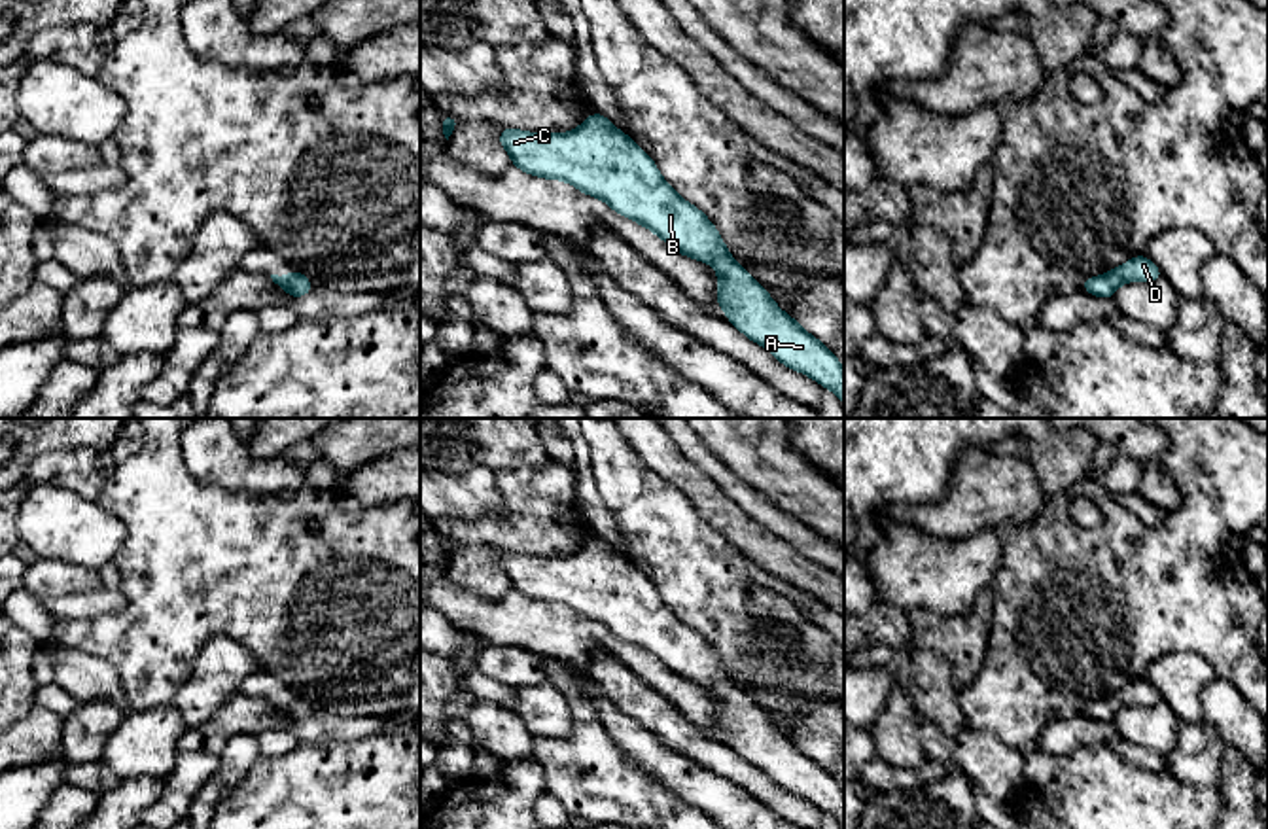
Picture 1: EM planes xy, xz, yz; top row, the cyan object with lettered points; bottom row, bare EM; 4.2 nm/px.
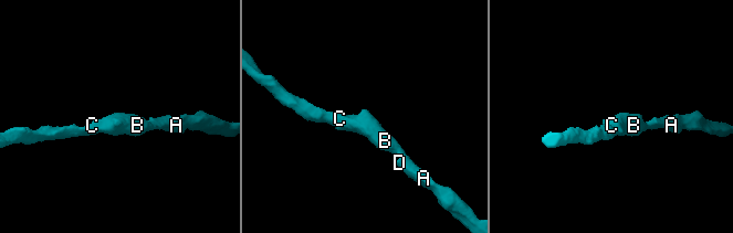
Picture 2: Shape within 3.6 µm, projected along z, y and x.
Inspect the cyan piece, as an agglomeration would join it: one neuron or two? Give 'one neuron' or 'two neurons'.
one neuron

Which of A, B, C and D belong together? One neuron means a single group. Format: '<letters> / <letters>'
A B C D

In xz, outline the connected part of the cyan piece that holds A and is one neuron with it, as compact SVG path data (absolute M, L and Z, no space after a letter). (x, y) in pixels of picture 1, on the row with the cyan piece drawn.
M592 112L577 129L553 134L503 127L498 142L511 155L511 165L522 172L543 180L568 182L583 195L604 201L623 218L647 227L678 254L712 265L719 278L715 299L727 320L749 341L766 348L782 365L831 390L844 407L844 367L833 350L776 305L765 286L734 261L708 216L679 197L662 178L657 163L611 119Z

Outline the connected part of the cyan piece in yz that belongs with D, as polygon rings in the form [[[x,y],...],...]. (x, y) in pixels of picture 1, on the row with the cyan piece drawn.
[[[1143,254],[1128,259],[1124,265],[1107,271],[1105,274],[1084,278],[1083,291],[1111,299],[1115,291],[1126,282],[1156,282],[1164,278],[1158,265]]]

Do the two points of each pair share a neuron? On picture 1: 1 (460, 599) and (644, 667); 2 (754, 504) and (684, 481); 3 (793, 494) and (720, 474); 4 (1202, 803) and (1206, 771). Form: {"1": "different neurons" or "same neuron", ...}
{"1": "same neuron", "2": "different neurons", "3": "different neurons", "4": "different neurons"}

